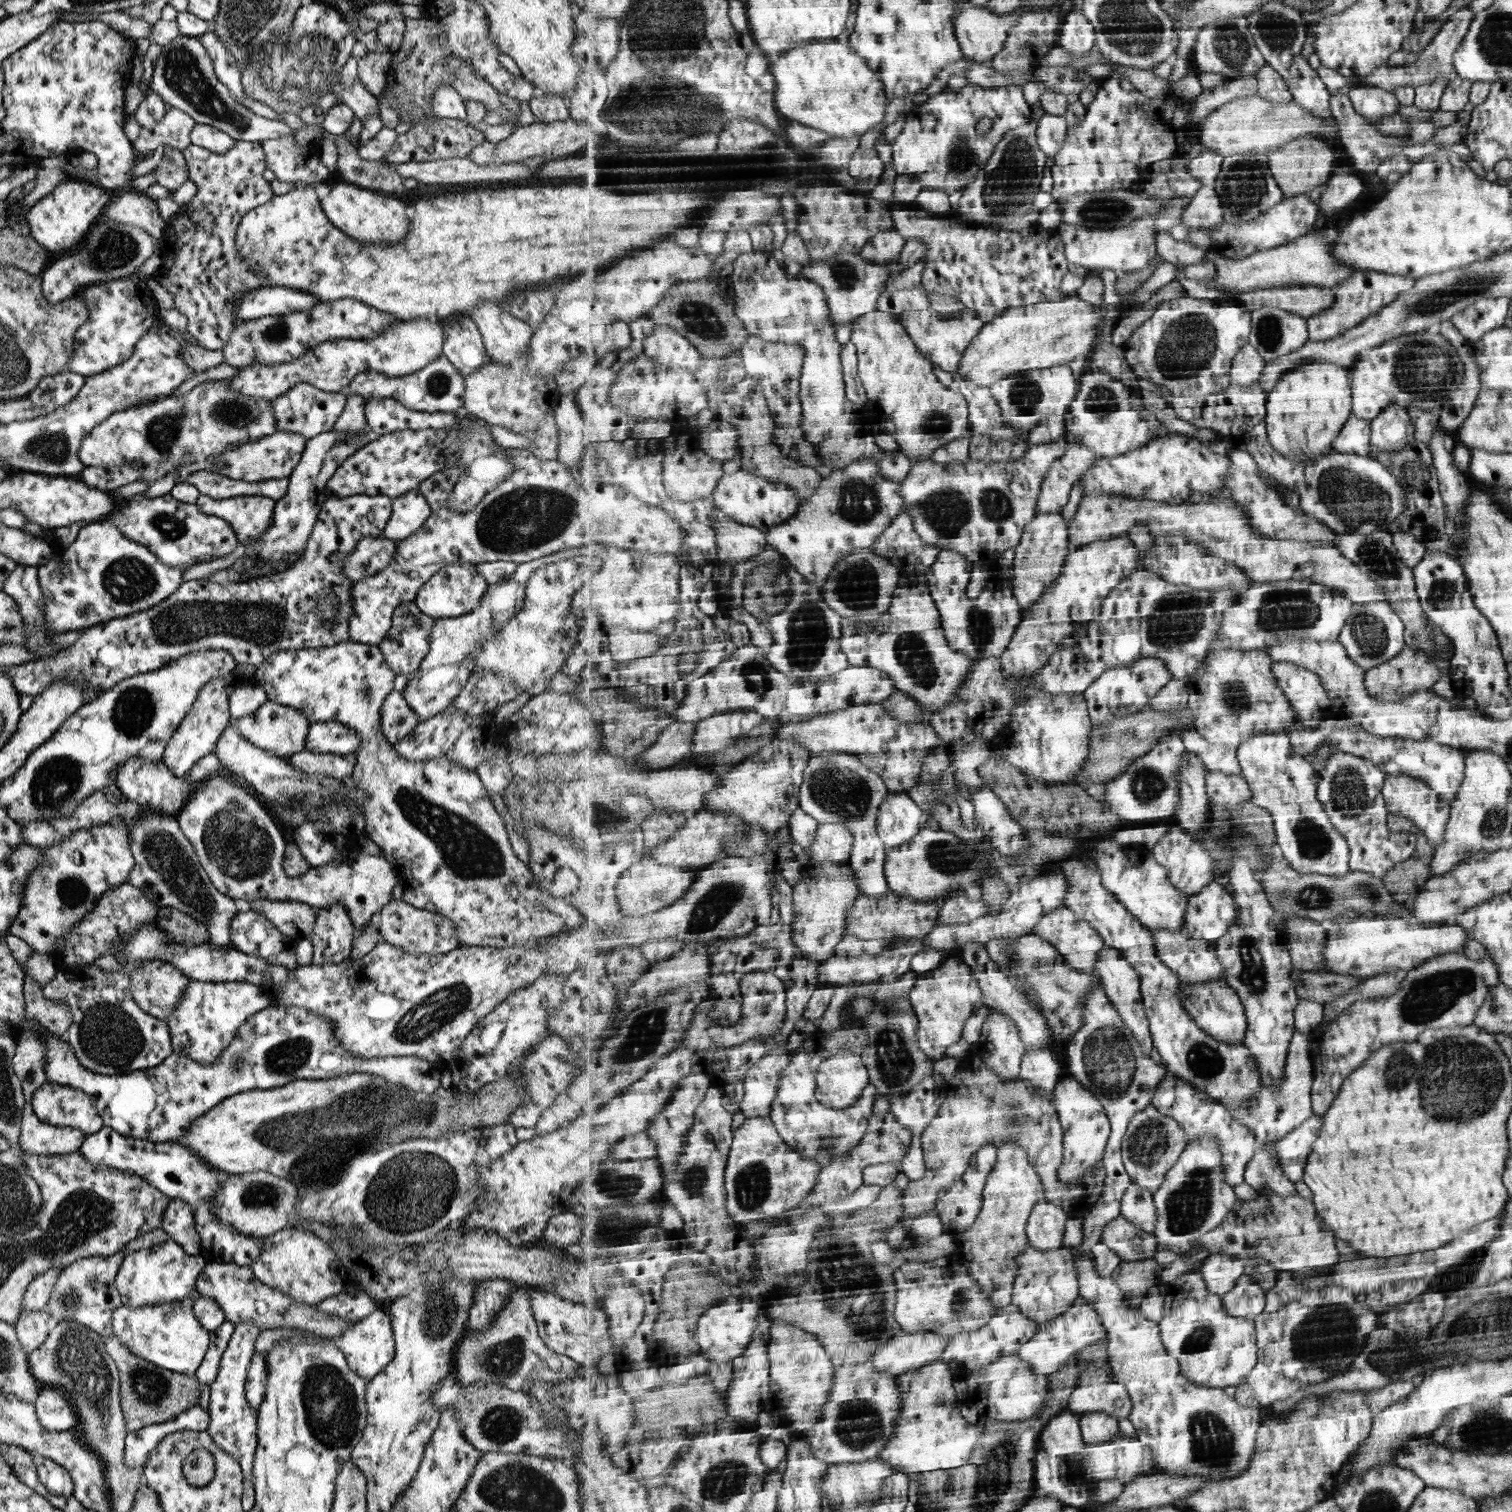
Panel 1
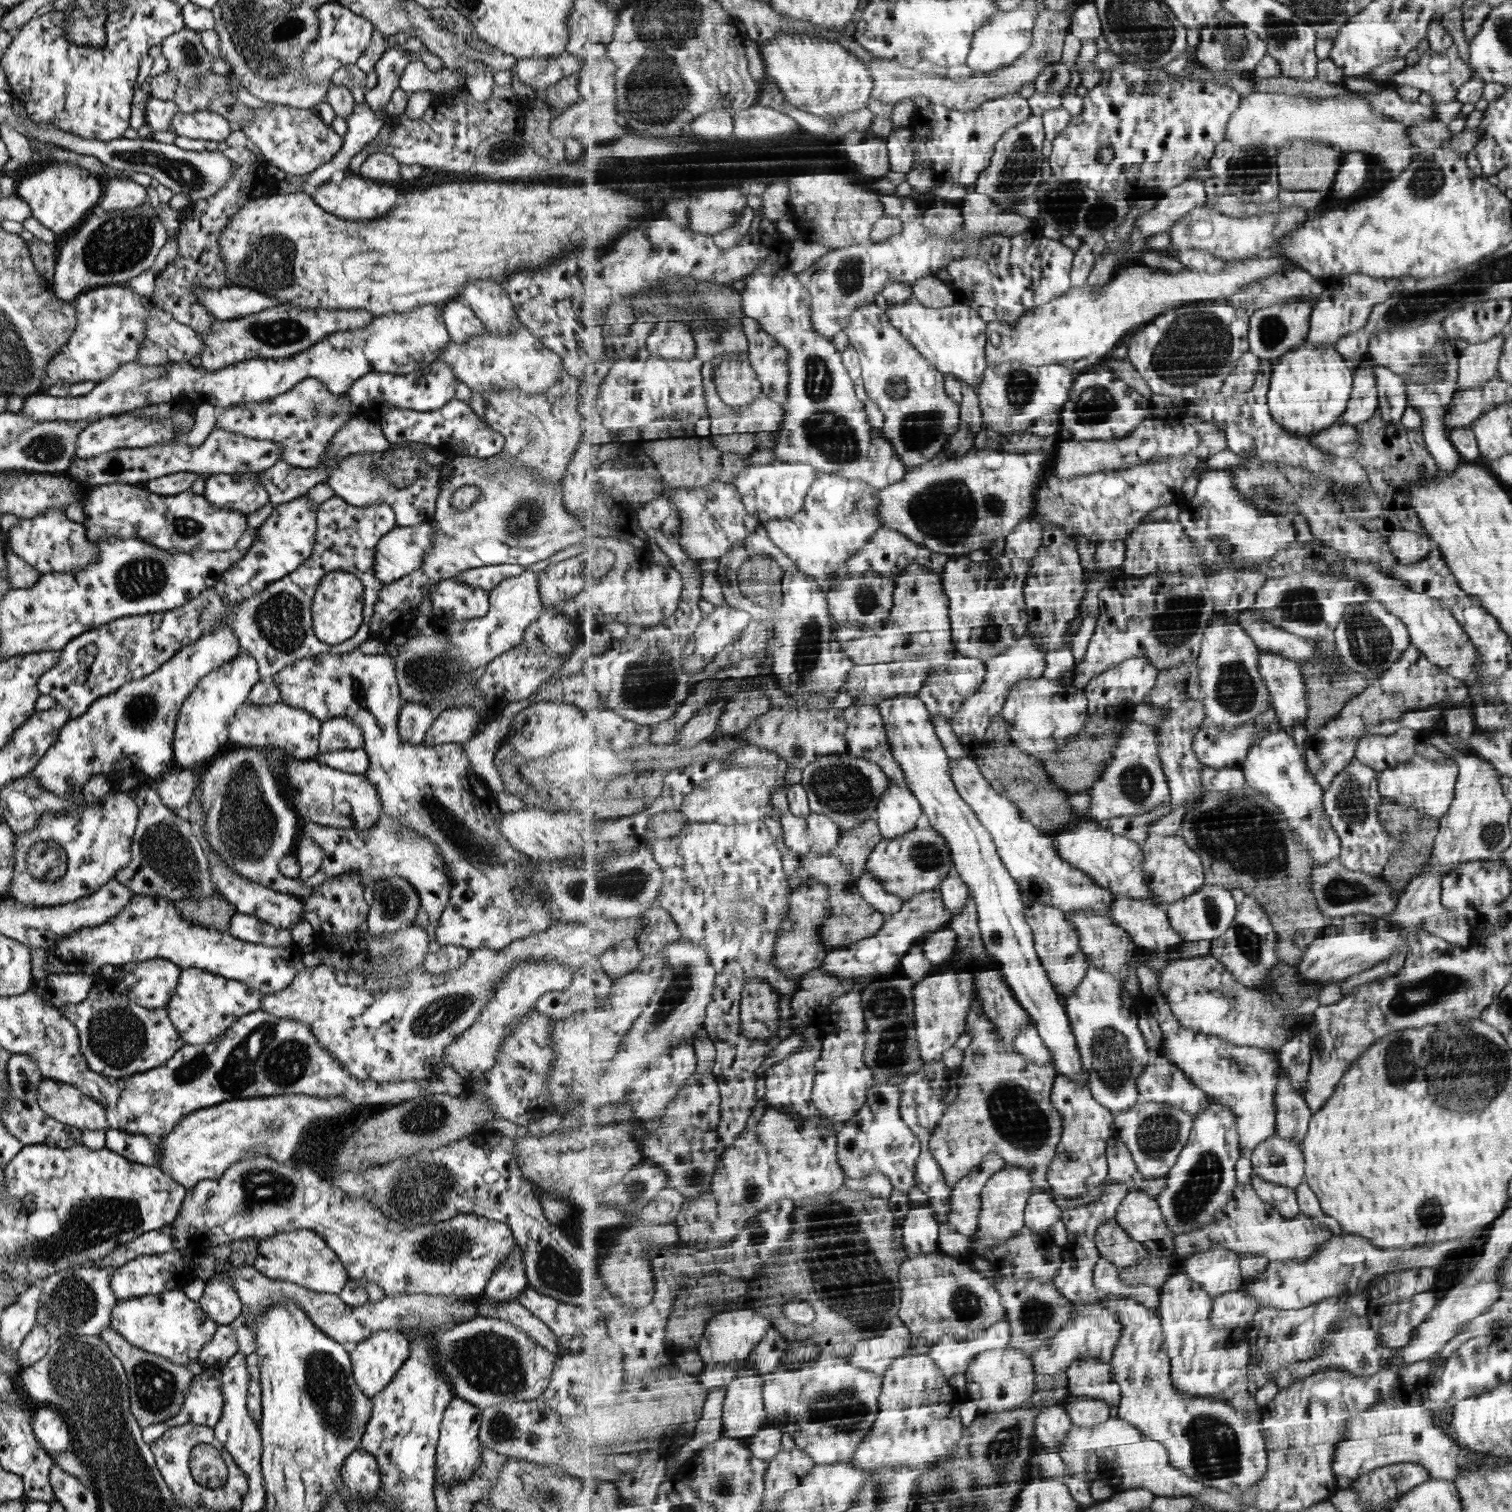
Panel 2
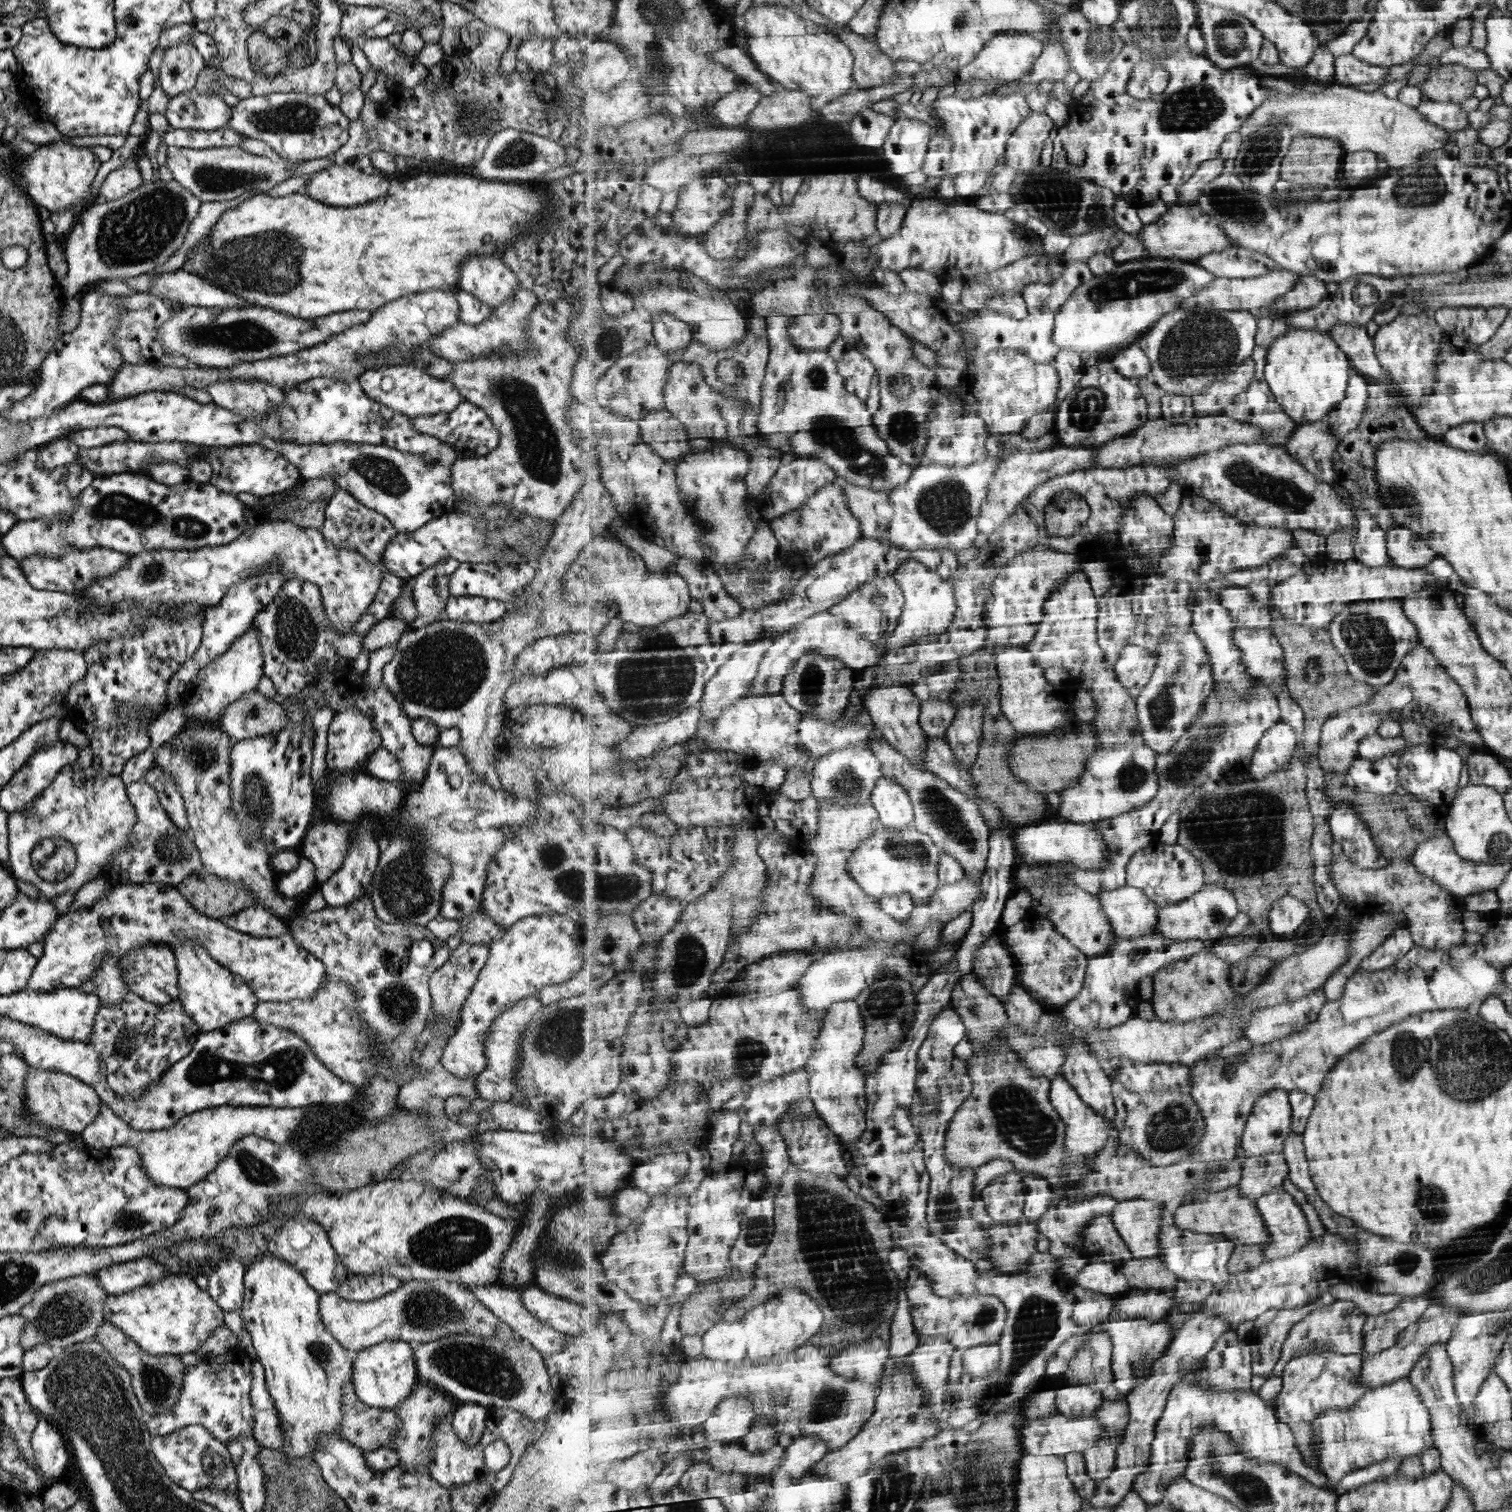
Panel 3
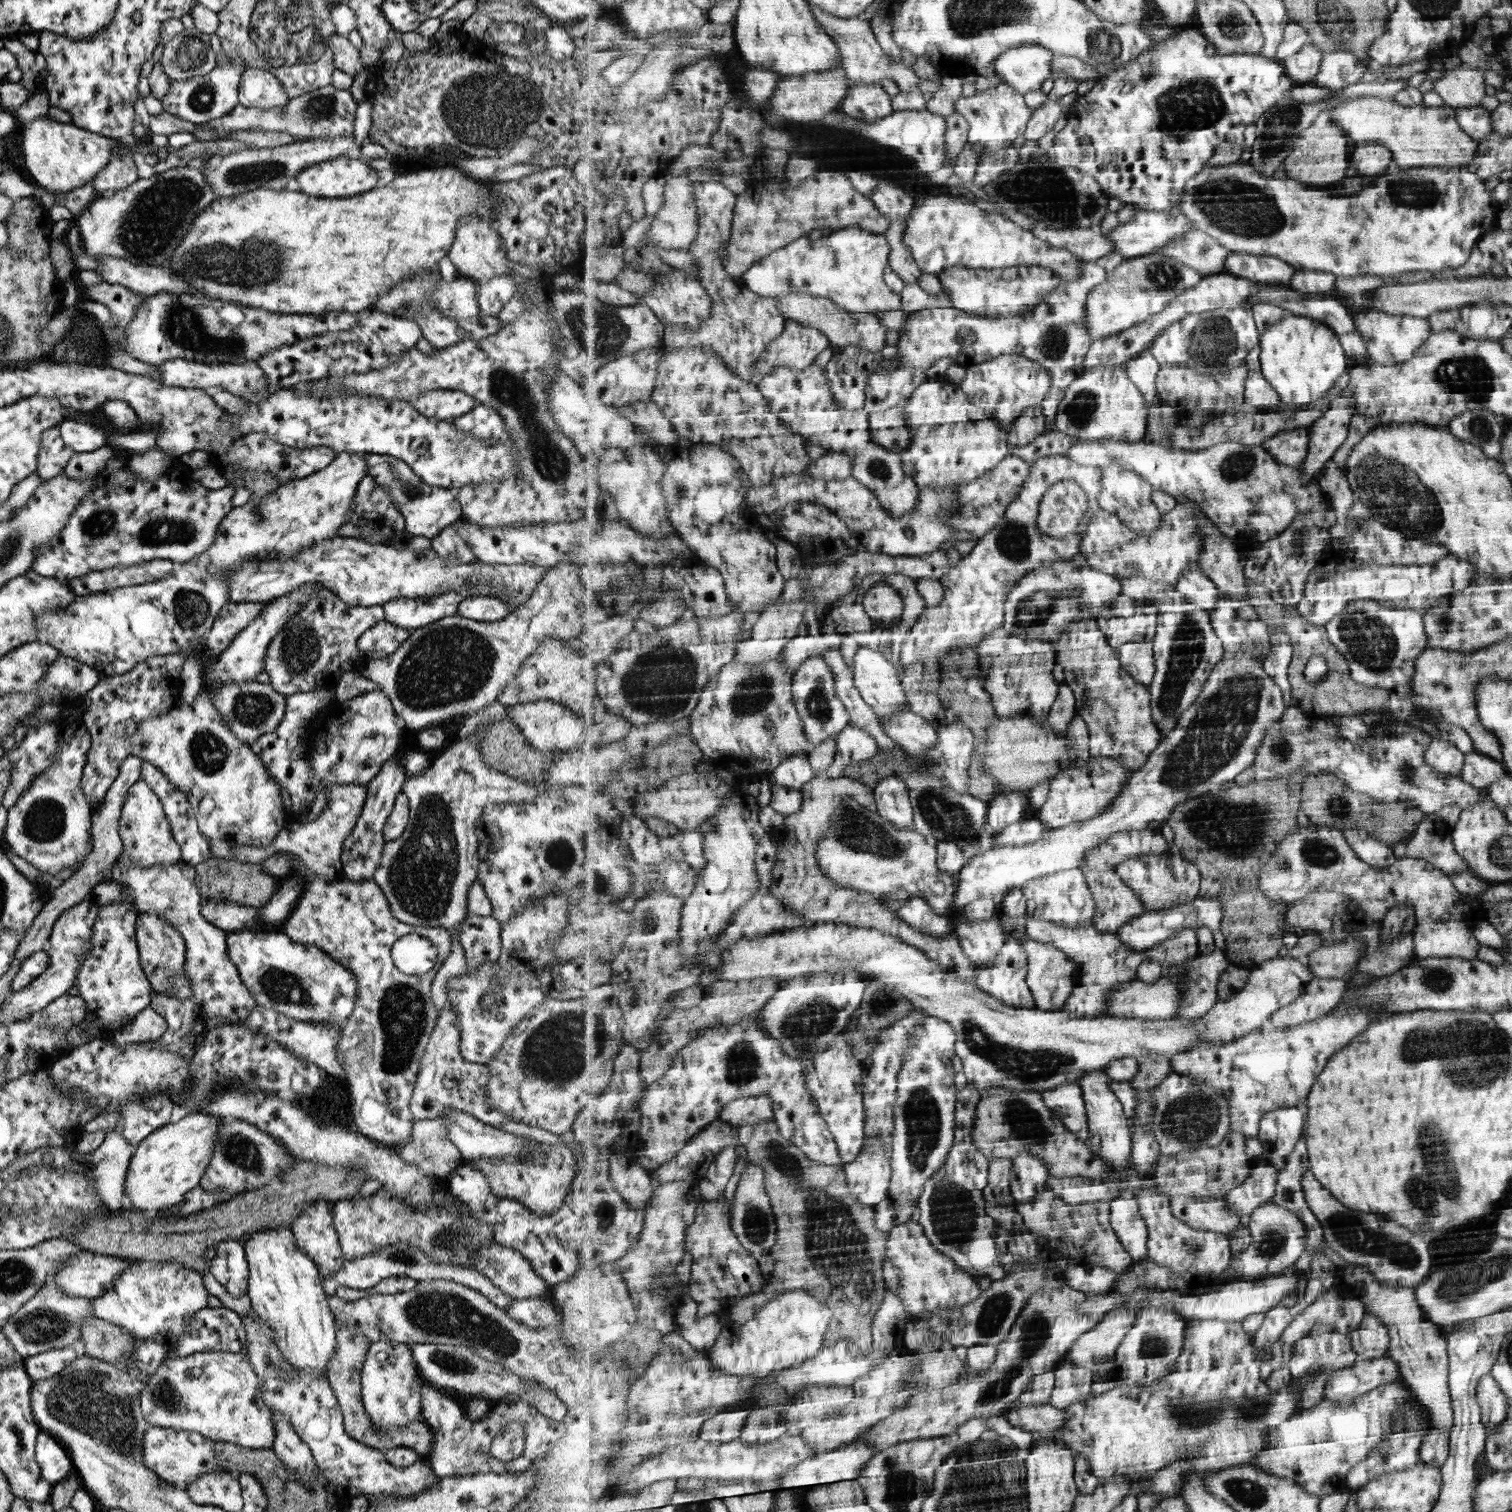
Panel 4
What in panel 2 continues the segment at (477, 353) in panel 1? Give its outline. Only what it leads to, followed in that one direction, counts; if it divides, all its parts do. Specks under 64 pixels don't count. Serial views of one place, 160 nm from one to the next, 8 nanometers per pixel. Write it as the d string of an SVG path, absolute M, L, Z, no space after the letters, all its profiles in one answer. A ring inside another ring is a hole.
M458 300L448 301L442 306L442 319L450 341L455 344L462 344L484 333L481 321L467 305Z

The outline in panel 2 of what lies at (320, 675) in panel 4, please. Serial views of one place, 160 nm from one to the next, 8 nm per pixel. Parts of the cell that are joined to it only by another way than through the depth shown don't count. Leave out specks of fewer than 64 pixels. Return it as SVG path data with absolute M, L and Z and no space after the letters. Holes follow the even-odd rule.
M332 495L329 500L321 502L316 508L316 529L314 532L313 548L311 554L301 561L301 564L293 572L283 576L282 579L269 583L261 592L256 592L236 605L230 605L221 600L213 587L203 589L196 597L186 600L180 607L163 612L152 612L144 615L131 615L120 617L100 627L83 632L72 638L69 643L62 646L57 662L52 667L45 669L36 680L35 686L38 694L53 697L57 704L61 705L70 717L75 718L85 712L91 703L97 698L106 696L107 693L116 691L124 682L139 680L143 676L157 670L166 660L171 659L181 648L195 642L204 632L209 632L212 626L218 622L224 622L235 635L241 652L249 654L256 661L258 675L261 681L268 682L281 668L289 666L296 660L317 656L319 654L333 654L339 656L353 651L363 640L370 637L368 624L373 614L373 601L383 582L374 577L372 558L375 545L381 536L389 532L393 527L394 514L387 504L373 504L365 508L347 505L341 497ZM330 570L341 570L353 573L353 576L361 581L363 592L361 593L361 624L355 634L347 640L337 644L325 644L314 635L310 606L312 598L319 582Z

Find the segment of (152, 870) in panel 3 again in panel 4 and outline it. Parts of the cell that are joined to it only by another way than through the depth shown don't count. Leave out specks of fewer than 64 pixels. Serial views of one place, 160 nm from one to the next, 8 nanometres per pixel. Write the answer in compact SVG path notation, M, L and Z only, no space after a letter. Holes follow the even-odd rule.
M141 780L135 781L126 792L125 798L118 803L120 817L117 834L121 839L122 853L120 856L127 857L127 861L139 864L143 869L153 864L181 863L179 845L171 836L170 826L161 803L151 789Z

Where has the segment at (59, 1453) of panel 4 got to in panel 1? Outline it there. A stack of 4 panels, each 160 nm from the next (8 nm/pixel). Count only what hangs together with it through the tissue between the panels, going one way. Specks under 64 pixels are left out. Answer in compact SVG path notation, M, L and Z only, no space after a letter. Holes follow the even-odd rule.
M42 1389L35 1401L36 1417L46 1431L68 1430L76 1421L75 1408L57 1390Z

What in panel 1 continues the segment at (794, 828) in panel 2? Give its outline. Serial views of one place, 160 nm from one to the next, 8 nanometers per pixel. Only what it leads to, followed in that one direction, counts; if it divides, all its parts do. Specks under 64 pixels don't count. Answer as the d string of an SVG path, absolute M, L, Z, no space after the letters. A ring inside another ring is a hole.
M819 823L815 843L811 847L812 863L850 861L855 853L856 837L848 824Z

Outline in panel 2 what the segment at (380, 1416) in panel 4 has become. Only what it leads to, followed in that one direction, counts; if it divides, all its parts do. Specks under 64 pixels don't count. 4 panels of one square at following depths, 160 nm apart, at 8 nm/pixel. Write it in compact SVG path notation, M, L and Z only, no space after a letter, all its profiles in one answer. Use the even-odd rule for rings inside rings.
M377 1330L371 1333L369 1338L359 1342L355 1348L348 1354L351 1364L351 1377L355 1381L359 1392L368 1400L383 1392L388 1382L392 1379L401 1364L409 1356L408 1339L395 1330Z

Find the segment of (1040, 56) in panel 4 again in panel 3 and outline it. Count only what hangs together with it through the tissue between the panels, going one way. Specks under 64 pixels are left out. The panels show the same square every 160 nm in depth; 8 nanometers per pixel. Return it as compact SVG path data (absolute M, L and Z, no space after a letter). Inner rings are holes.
M1000 34L988 40L987 46L977 55L975 60L969 64L966 70L957 73L957 79L997 79L1015 82L1024 76L1030 75L1036 60L1044 51L1044 42L1029 34Z

